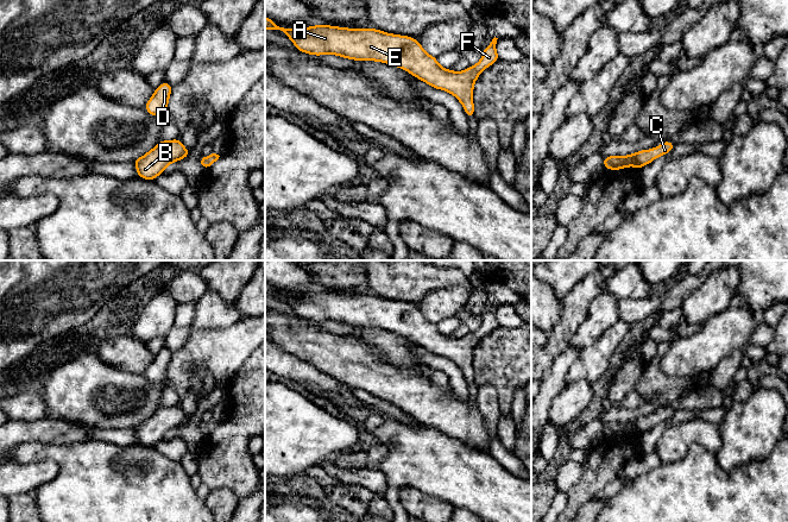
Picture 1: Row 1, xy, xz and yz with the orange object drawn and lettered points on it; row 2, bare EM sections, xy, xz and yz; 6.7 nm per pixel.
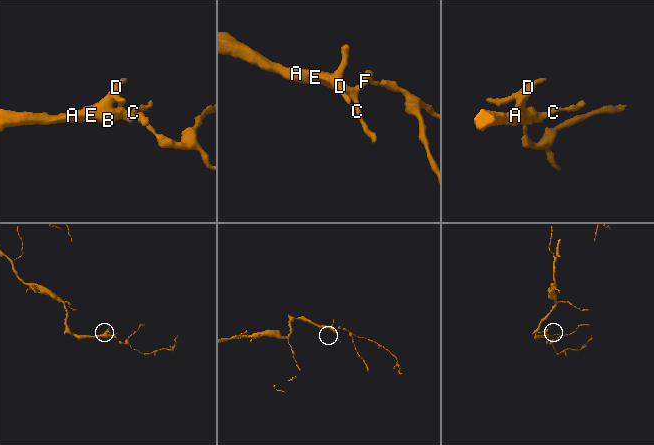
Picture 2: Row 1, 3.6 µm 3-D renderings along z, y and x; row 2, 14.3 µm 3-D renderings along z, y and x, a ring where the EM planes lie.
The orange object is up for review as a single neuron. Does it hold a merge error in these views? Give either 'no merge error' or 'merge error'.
no merge error

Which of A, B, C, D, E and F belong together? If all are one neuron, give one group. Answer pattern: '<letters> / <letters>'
A B C D E F

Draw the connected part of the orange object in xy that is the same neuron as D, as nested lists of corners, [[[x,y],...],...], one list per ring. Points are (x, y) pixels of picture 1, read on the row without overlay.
[[[168,347],[162,348],[144,372],[145,377],[152,383],[169,383],[168,367],[171,357],[172,352]]]

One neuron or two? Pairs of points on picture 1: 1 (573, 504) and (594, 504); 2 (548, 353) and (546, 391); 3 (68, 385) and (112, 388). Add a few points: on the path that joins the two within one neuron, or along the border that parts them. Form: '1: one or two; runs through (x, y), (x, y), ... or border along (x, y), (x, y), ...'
1: two; border along (593, 497), (579, 509)
2: two; border along (566, 348), (543, 373)
3: one; runs through (79, 388), (101, 388)

